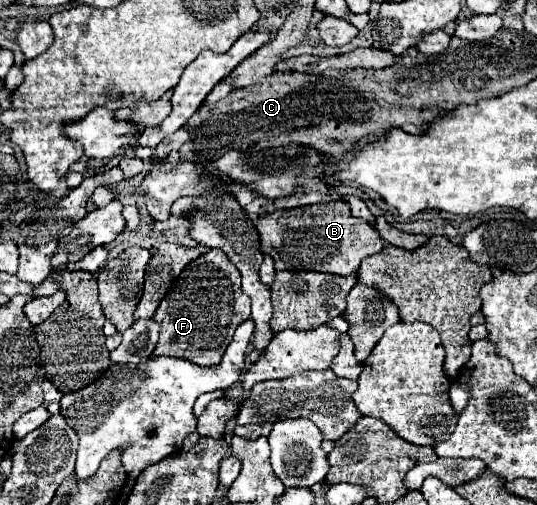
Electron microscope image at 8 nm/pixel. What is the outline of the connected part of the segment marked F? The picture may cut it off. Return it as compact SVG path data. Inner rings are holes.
M209 249L183 269L175 285L159 303L153 321L159 323L161 335L151 357L167 355L193 361L201 367L215 367L221 363L235 329L249 319L249 315L251 301L241 291L241 275L237 267L225 253L221 253L221 249Z

